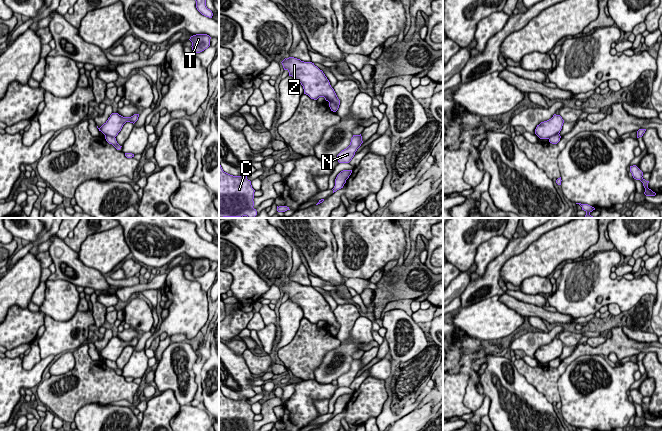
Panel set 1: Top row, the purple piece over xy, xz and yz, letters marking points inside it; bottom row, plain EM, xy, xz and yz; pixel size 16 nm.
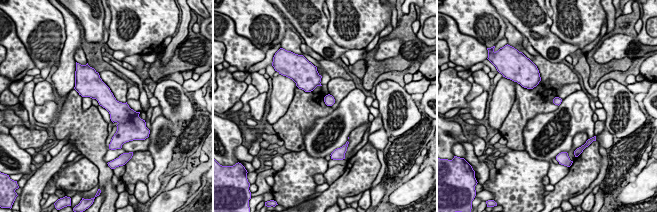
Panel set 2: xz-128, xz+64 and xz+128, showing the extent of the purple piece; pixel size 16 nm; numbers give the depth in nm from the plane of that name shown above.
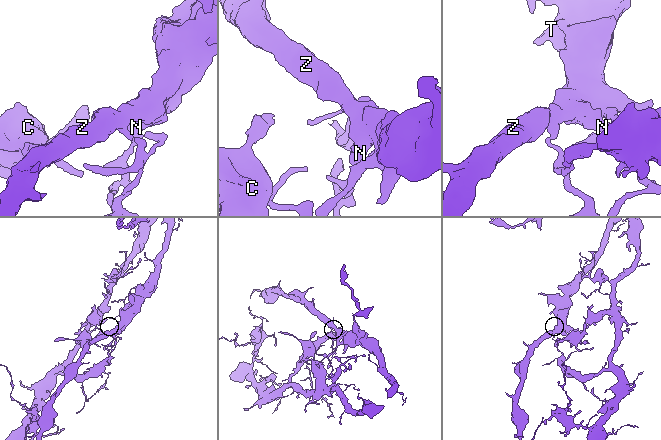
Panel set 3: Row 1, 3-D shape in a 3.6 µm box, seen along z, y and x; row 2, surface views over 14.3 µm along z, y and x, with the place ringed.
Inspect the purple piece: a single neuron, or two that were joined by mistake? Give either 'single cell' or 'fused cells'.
fused cells

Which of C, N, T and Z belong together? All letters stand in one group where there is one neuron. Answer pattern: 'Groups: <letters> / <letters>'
Groups: C / N T Z

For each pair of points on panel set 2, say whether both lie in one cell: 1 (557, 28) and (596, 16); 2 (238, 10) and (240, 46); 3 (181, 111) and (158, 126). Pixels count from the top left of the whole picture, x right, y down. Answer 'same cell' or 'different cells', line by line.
1: same cell
2: different cells
3: different cells

